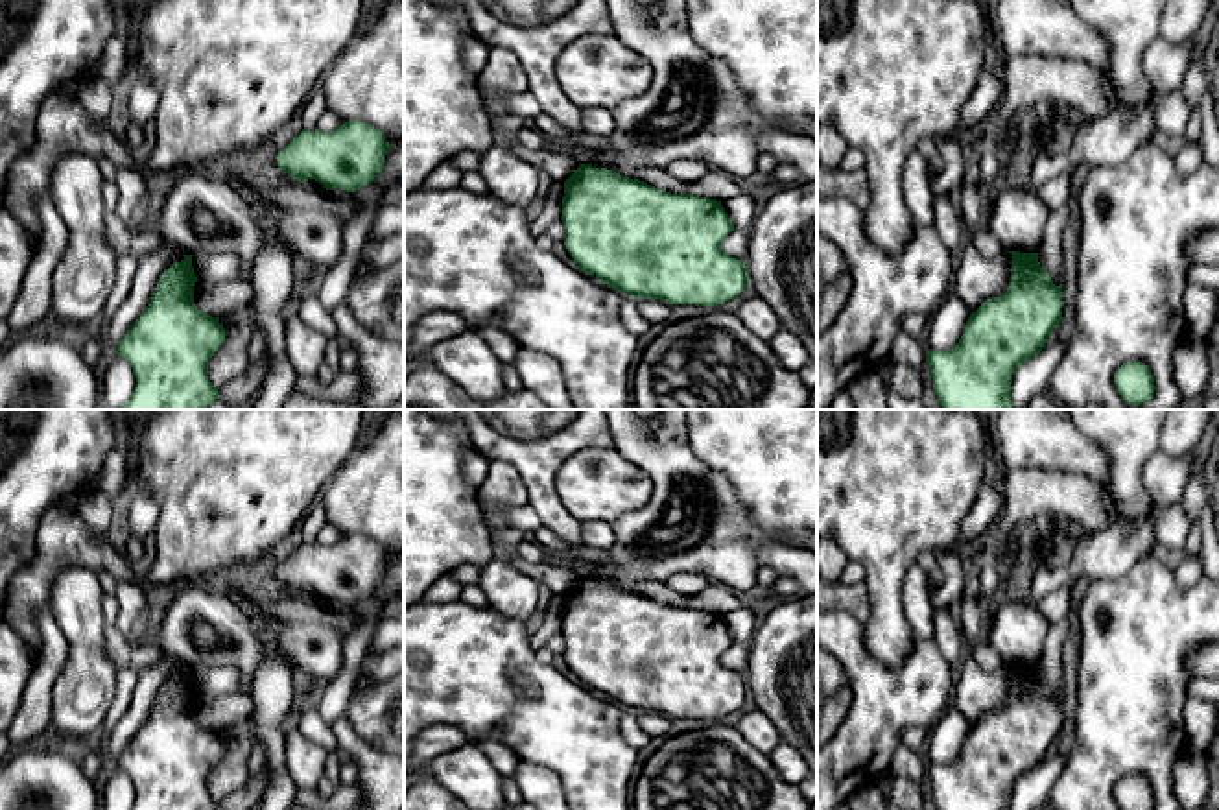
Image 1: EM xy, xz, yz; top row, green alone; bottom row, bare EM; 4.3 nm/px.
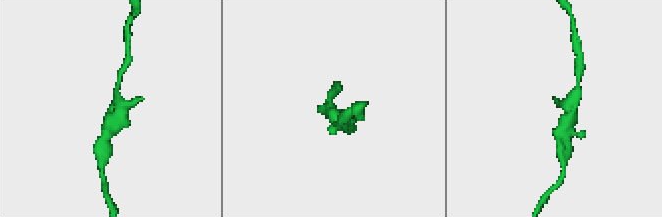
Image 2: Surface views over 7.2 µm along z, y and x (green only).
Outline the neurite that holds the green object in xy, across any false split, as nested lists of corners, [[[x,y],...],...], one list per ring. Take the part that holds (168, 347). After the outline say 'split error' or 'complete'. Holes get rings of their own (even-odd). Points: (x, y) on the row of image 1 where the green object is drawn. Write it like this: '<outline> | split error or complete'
[[[192,256],[162,273],[146,310],[114,351],[131,363],[136,378],[131,399],[118,410],[207,410],[219,399],[208,378],[208,360],[225,341],[225,328],[219,317],[194,304],[194,286],[199,279],[192,268]]] | complete

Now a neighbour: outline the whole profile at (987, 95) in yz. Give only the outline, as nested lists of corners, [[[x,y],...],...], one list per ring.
[[[988,63],[979,81],[961,111],[959,131],[961,135],[972,131],[990,111],[1001,103],[1003,81],[1000,66]]]

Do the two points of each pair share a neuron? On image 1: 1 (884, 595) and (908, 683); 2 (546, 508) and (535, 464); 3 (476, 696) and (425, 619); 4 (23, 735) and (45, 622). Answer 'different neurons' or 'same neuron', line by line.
1: different neurons
2: same neuron
3: same neuron
4: same neuron

